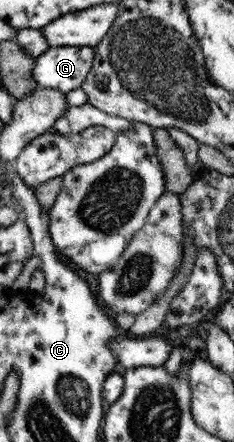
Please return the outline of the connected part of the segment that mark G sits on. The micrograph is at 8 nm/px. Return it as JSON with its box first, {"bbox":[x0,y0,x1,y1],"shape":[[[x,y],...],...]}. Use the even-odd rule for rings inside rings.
{"bbox":[34,46,96,93],"shape":[[[90,46],[49,47],[36,59],[34,77],[38,87],[68,93],[81,88],[92,69],[96,51]]]}

